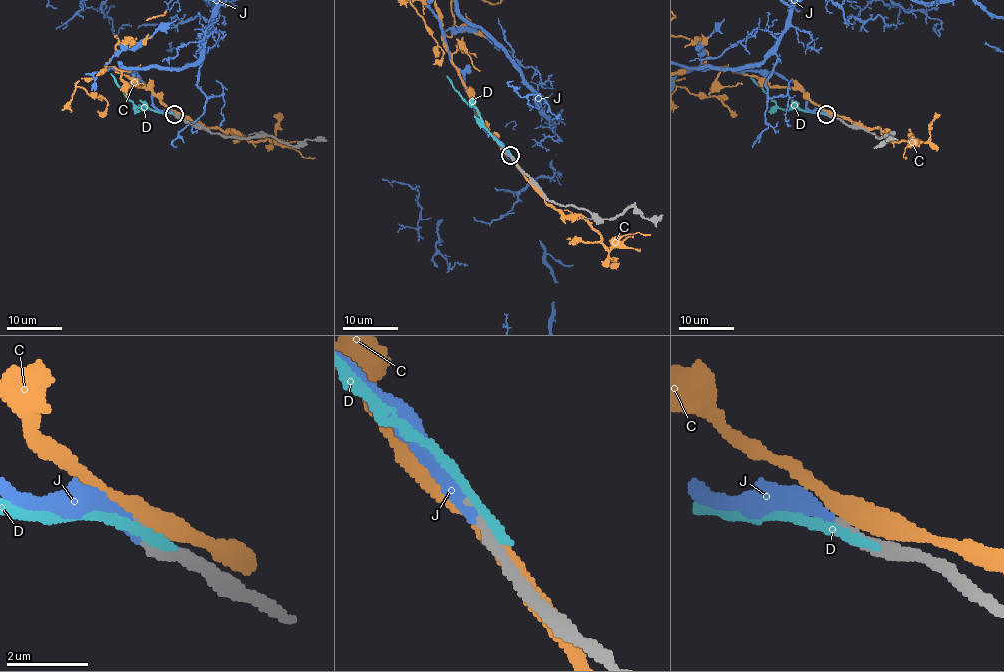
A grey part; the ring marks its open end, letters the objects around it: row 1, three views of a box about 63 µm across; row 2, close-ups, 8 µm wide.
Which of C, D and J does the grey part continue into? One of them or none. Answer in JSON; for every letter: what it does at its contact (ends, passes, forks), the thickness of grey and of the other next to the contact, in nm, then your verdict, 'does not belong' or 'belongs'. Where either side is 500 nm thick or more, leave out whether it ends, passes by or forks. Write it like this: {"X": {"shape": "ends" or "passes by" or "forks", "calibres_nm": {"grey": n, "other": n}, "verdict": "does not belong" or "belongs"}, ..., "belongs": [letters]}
{"C": {"shape": "passes by", "calibres_nm": {"grey": 340, "other": 360}, "verdict": "does not belong"}, "D": {"shape": "ends", "calibres_nm": {"grey": 320, "other": 260}, "verdict": "does not belong"}, "J": {"shape": "ends", "calibres_nm": {"grey": 280, "other": 240}, "verdict": "belongs"}, "belongs": ["J"]}

